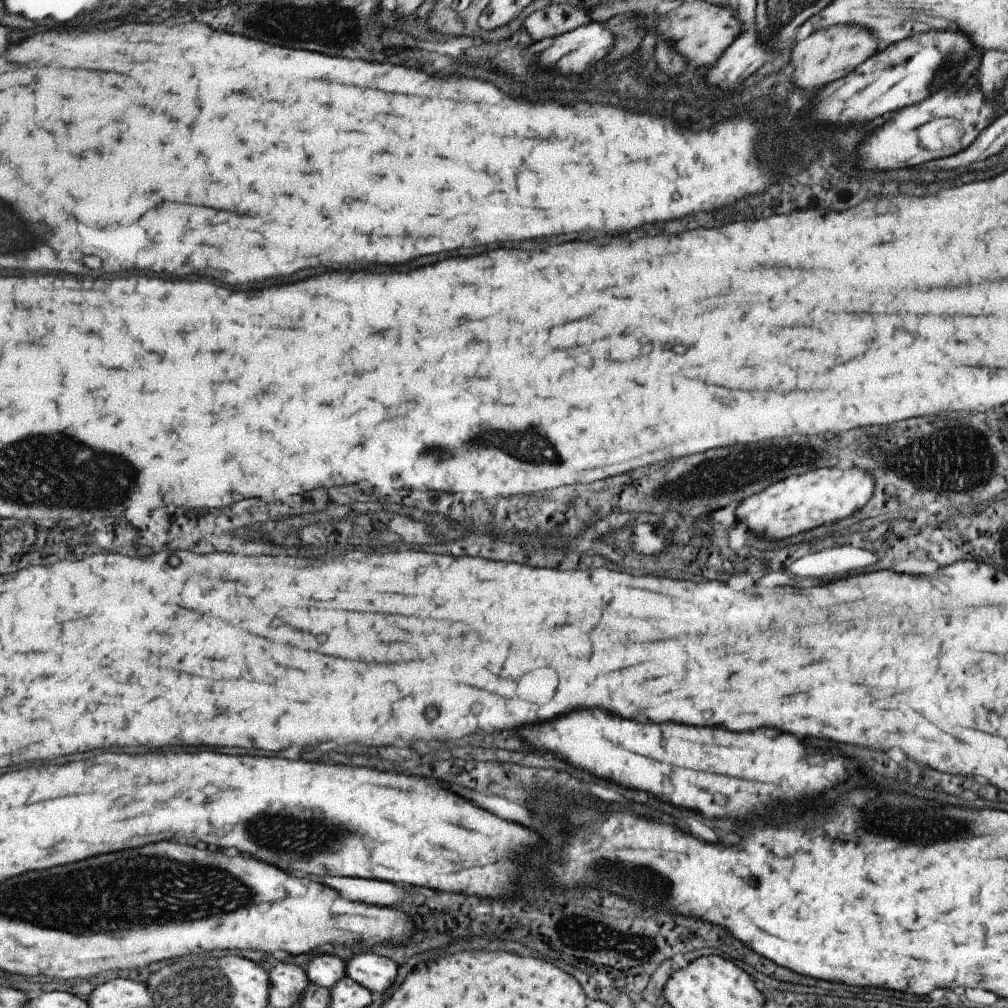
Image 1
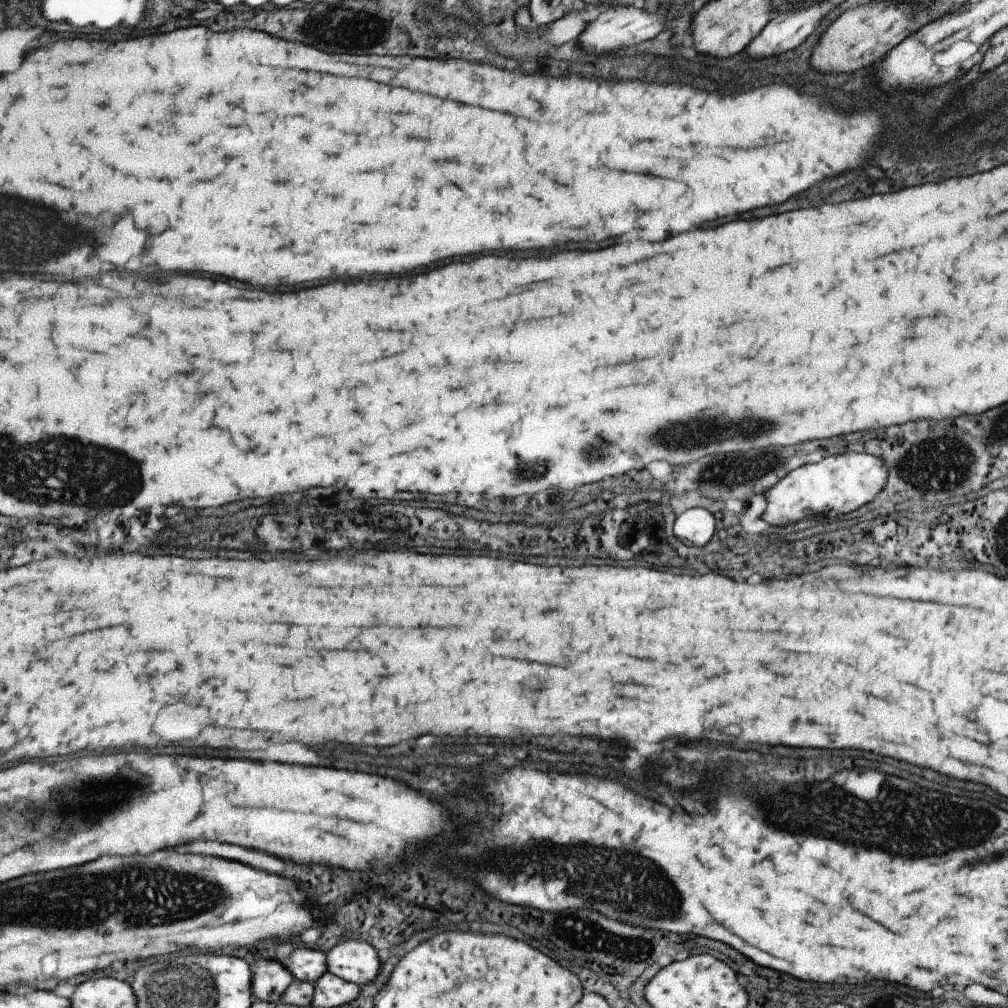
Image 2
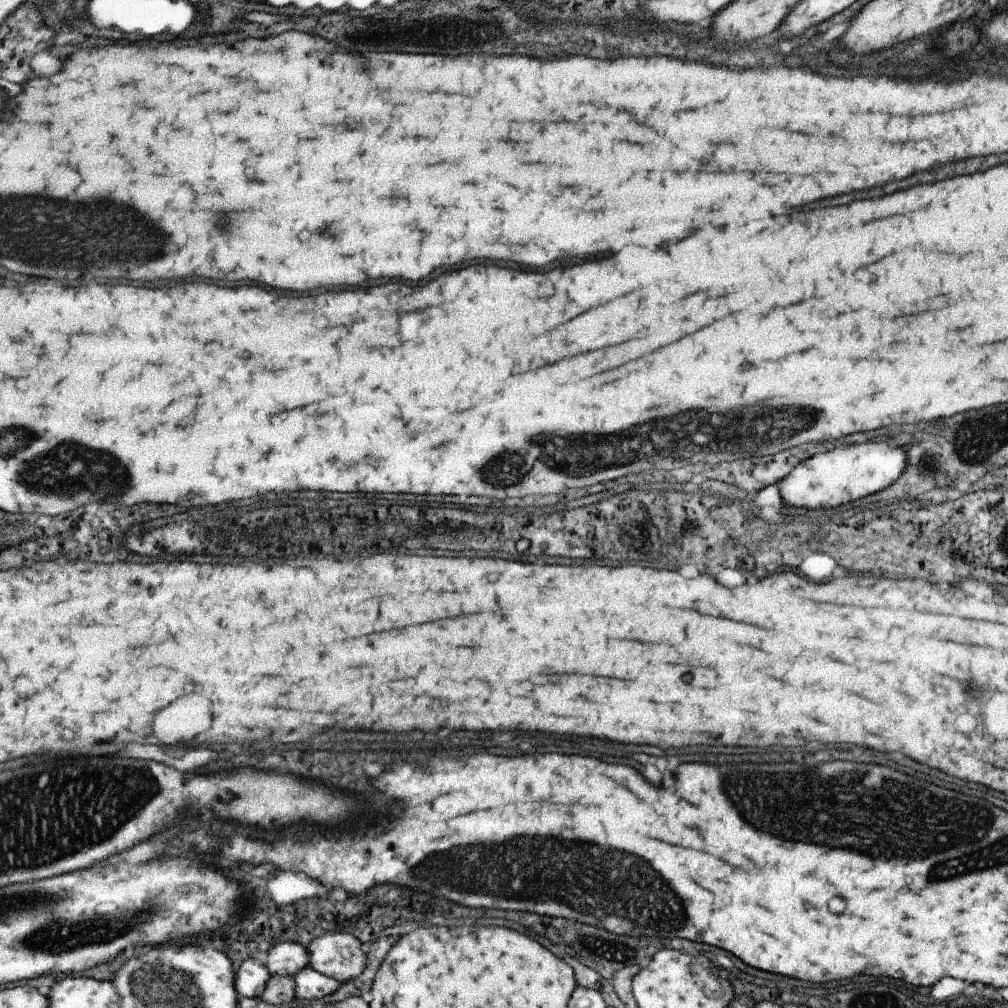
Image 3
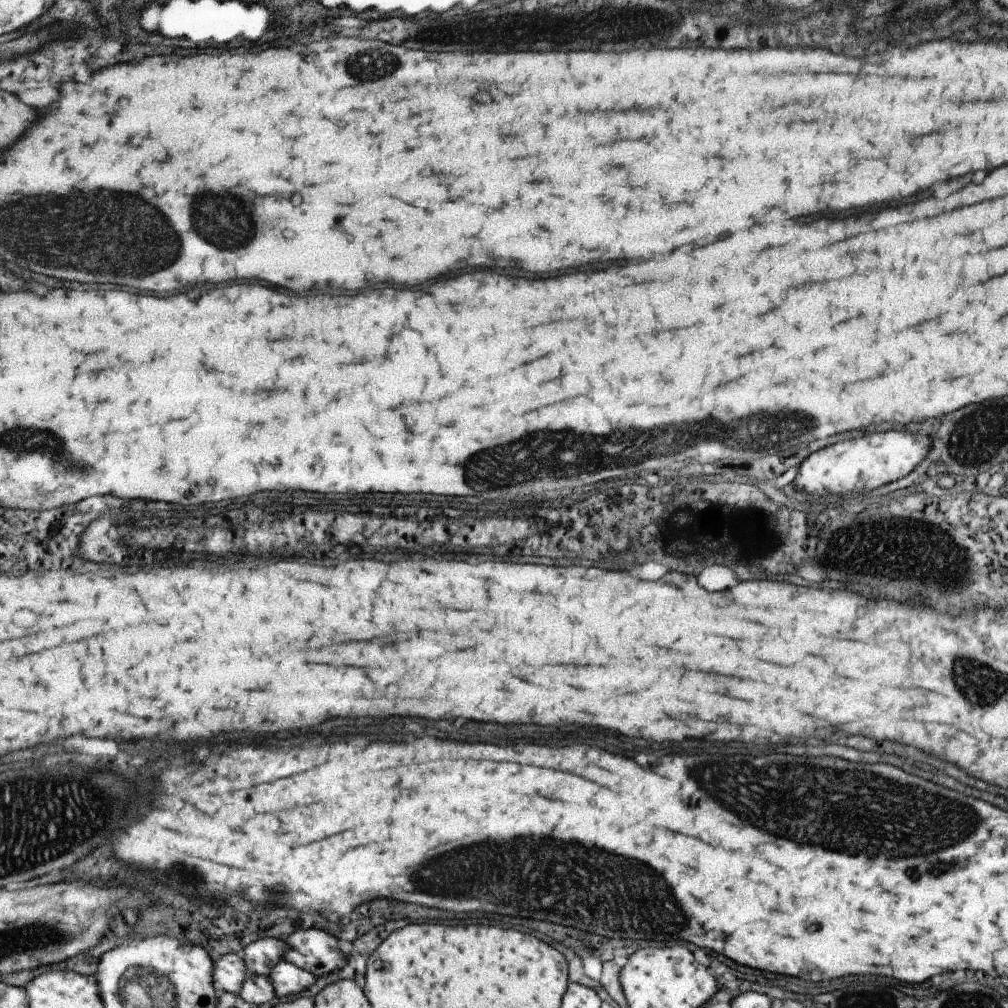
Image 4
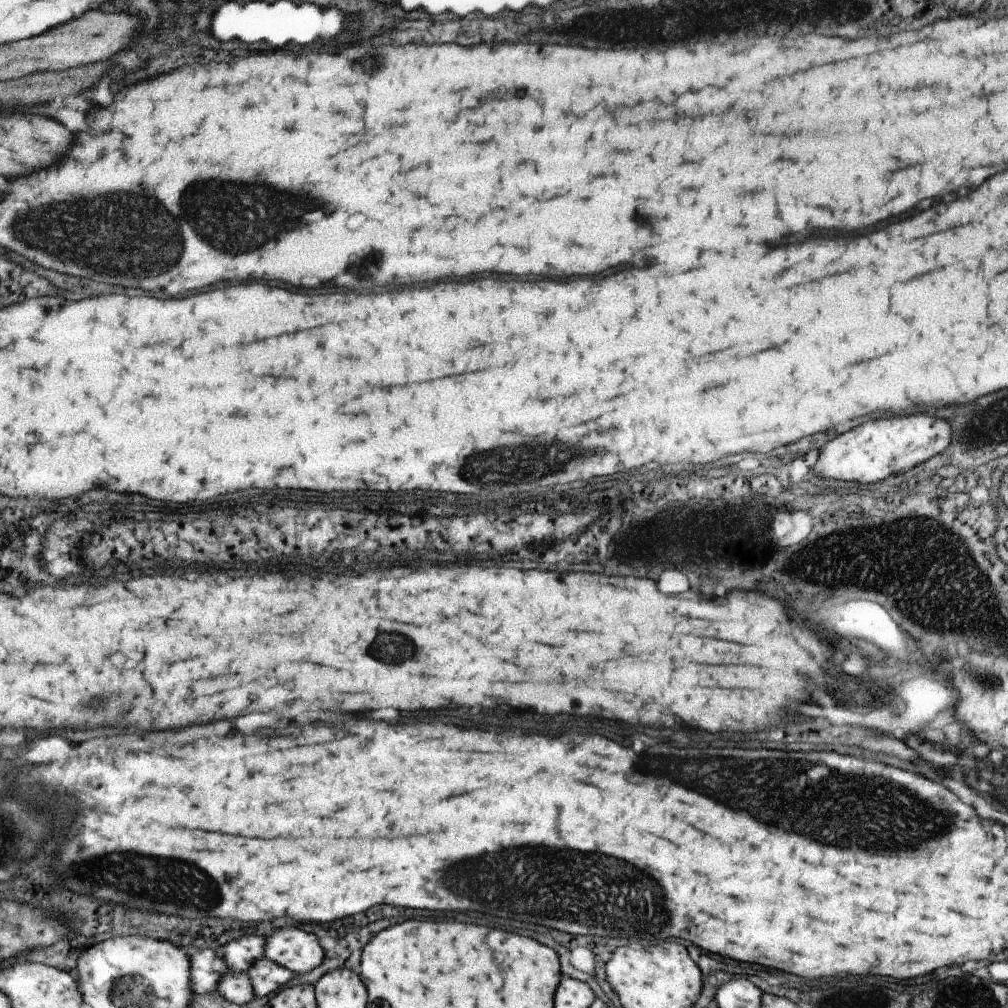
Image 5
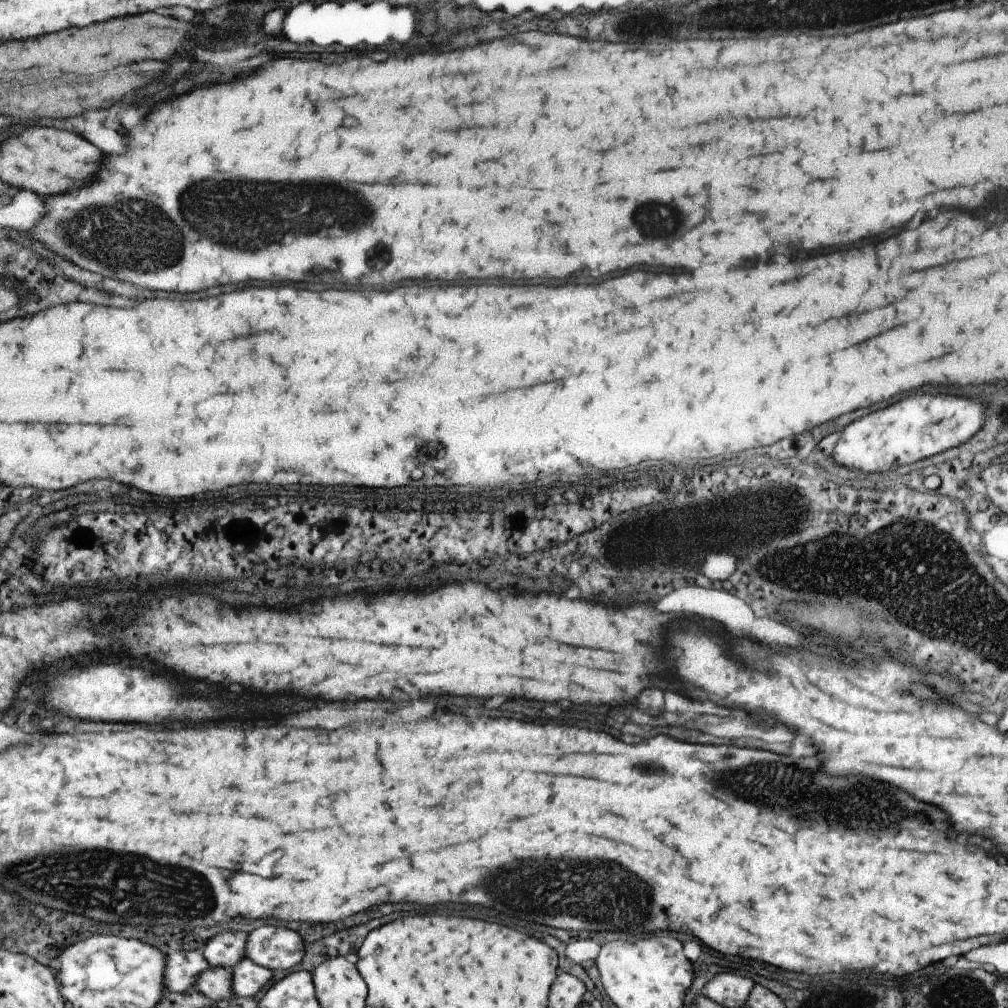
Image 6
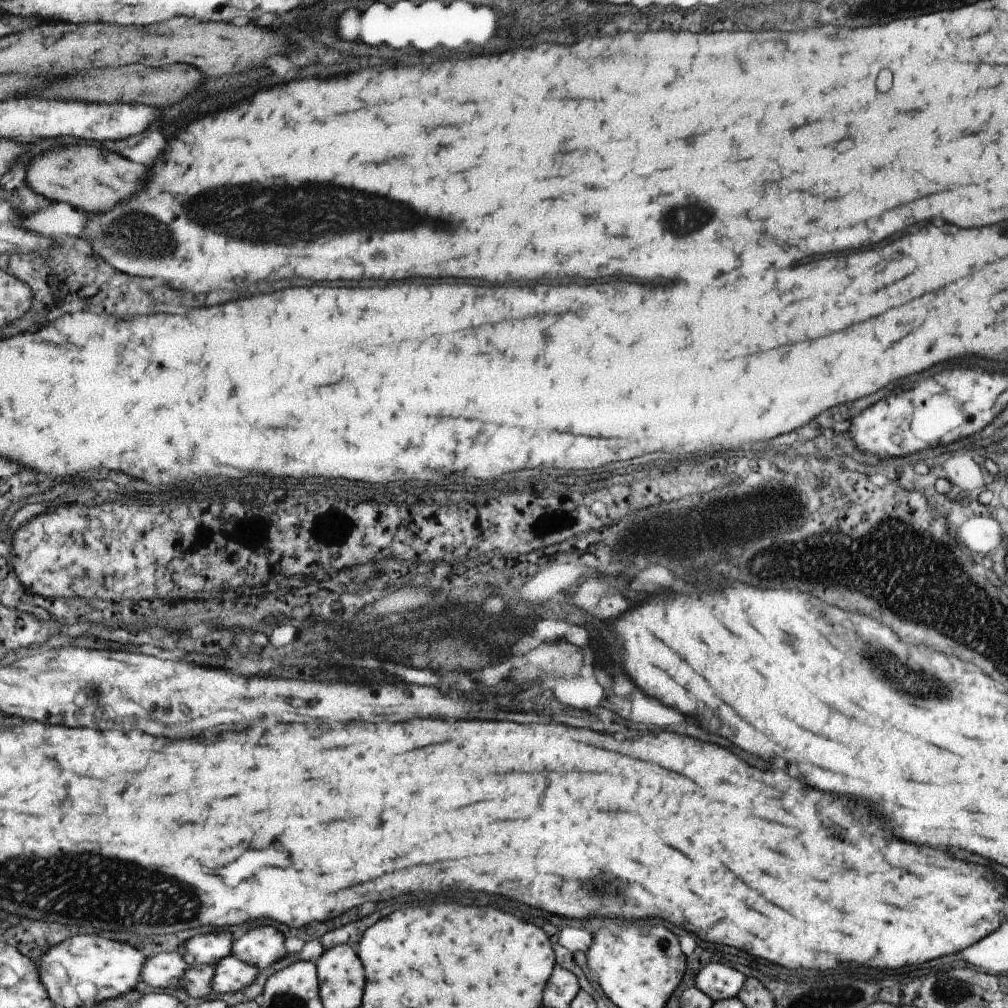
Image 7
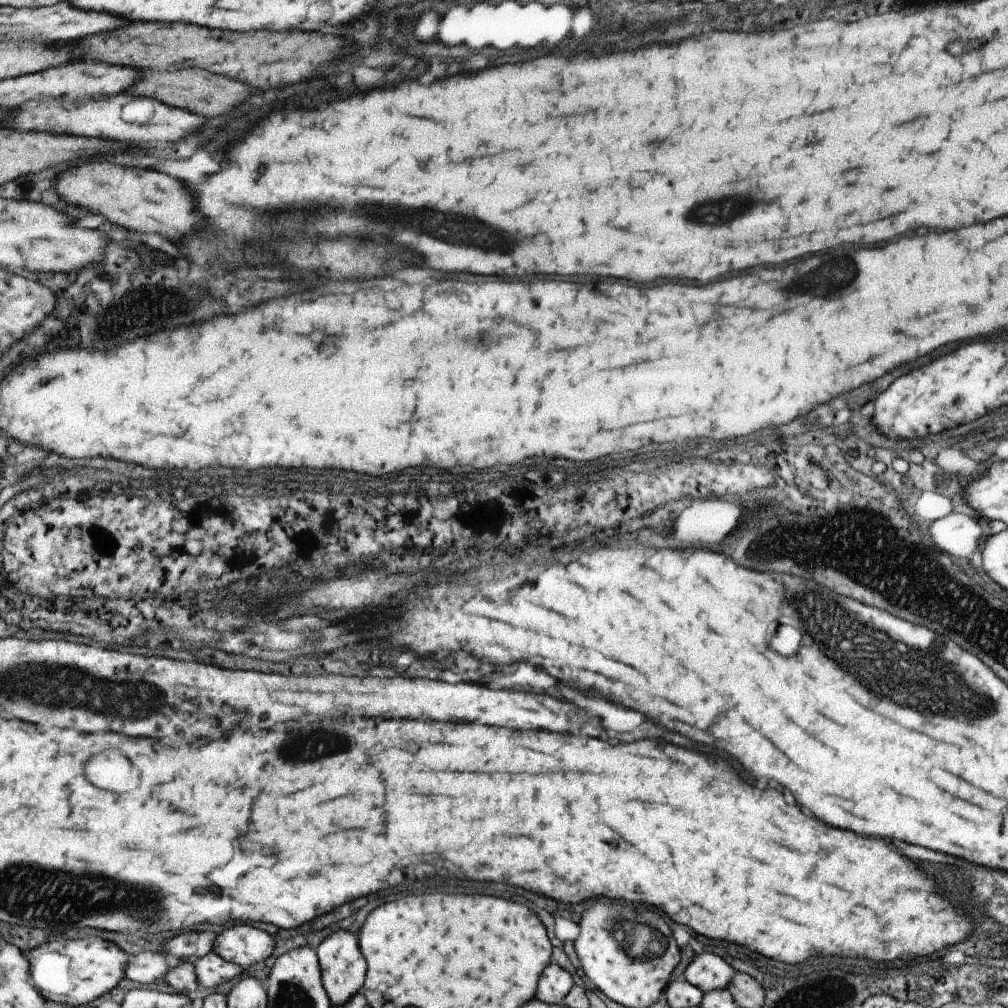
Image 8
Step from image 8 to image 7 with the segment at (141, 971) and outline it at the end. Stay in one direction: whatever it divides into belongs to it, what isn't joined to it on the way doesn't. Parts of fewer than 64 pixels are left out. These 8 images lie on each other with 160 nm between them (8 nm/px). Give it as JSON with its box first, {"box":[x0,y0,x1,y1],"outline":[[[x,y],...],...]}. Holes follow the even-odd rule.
{"box":[142,952,190,989],"outline":[[[179,952],[160,953],[149,957],[142,971],[142,981],[154,988],[177,989],[190,966],[190,958]]]}

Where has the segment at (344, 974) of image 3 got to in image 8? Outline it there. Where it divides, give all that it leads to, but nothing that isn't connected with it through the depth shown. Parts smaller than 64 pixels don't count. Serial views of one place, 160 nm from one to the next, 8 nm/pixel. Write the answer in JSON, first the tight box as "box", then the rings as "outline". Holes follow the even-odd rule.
{"box":[214,926,274,968],"outline":[[[235,926],[218,935],[214,951],[221,958],[247,968],[269,957],[274,945],[273,938],[263,930],[251,926]]]}

